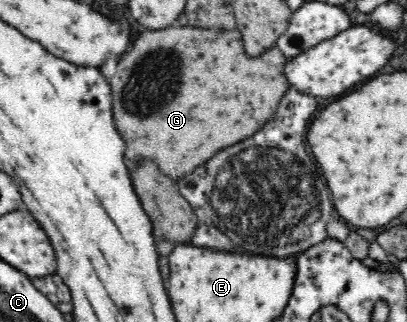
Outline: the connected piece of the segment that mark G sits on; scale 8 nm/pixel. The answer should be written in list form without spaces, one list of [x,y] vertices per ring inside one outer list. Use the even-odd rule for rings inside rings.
[[[174,25],[159,30],[147,29],[131,42],[133,48],[120,57],[116,72],[108,79],[108,83],[112,92],[113,122],[125,141],[124,156],[128,162],[132,164],[143,160],[157,162],[163,174],[177,181],[185,174],[193,172],[193,168],[205,164],[221,148],[237,144],[247,136],[259,132],[265,126],[265,122],[277,112],[277,104],[289,86],[285,78],[285,64],[290,58],[285,58],[276,44],[275,48],[263,52],[263,56],[247,58],[238,27],[223,30],[225,34],[219,36],[213,32],[217,32],[217,28],[189,25],[185,27]],[[165,88],[169,88],[167,100],[157,100],[157,96]]]

